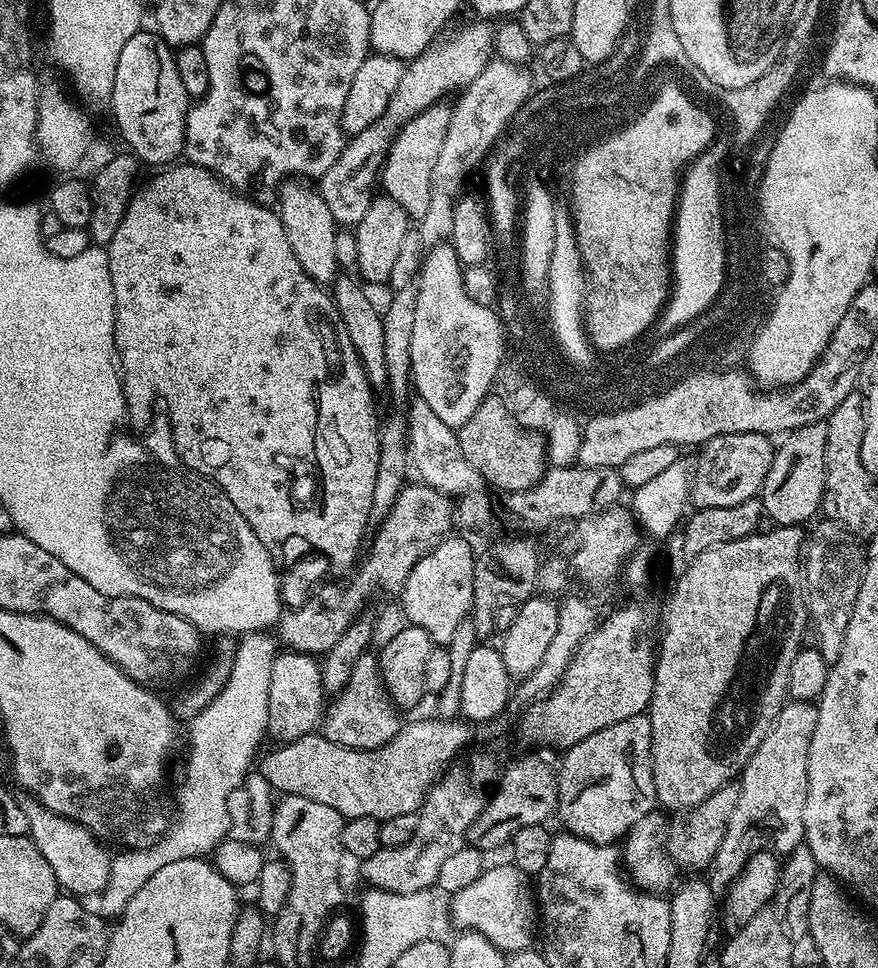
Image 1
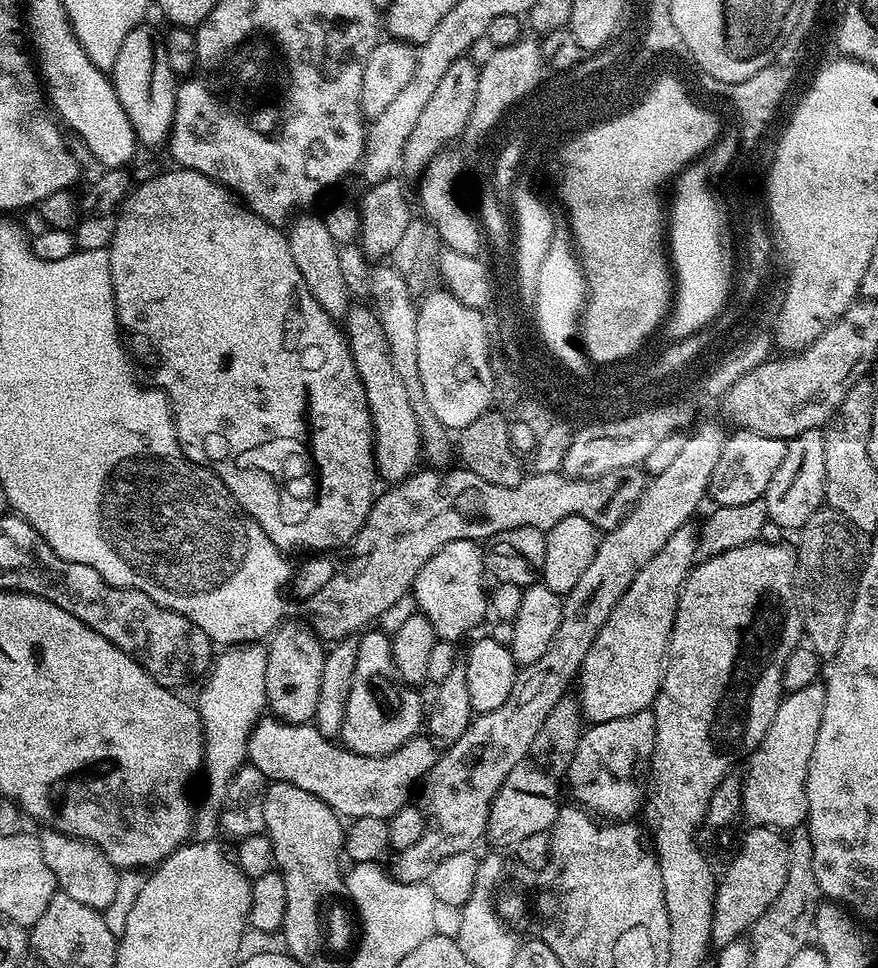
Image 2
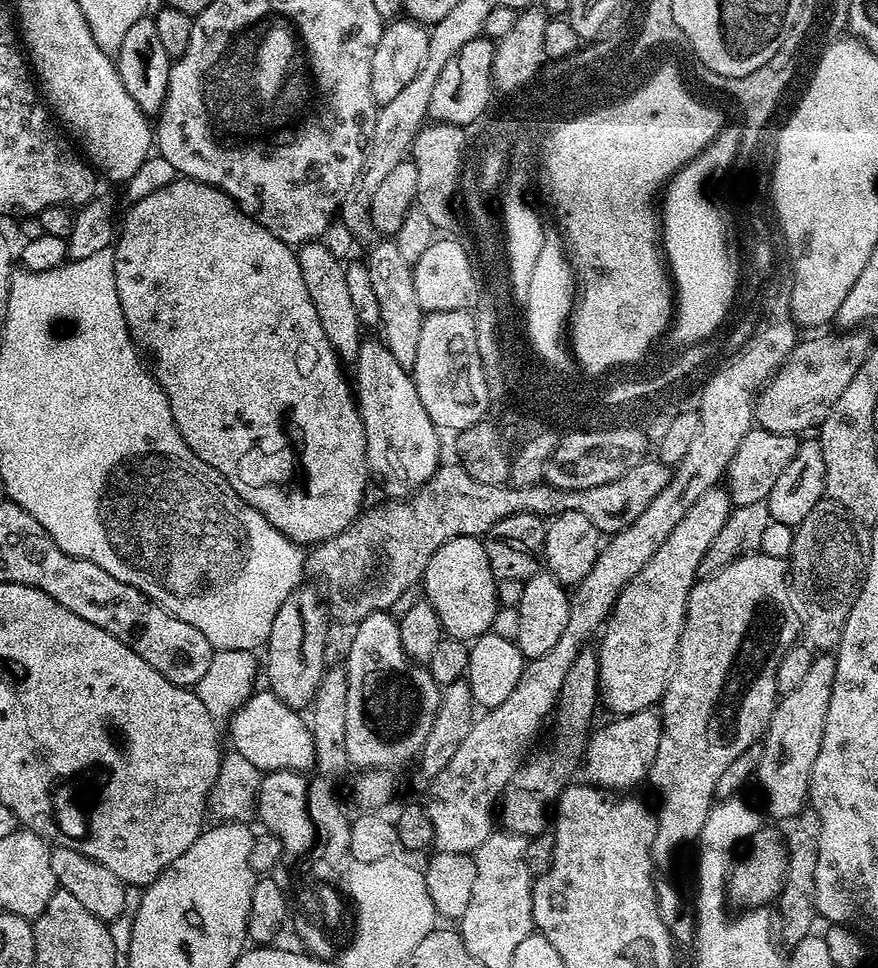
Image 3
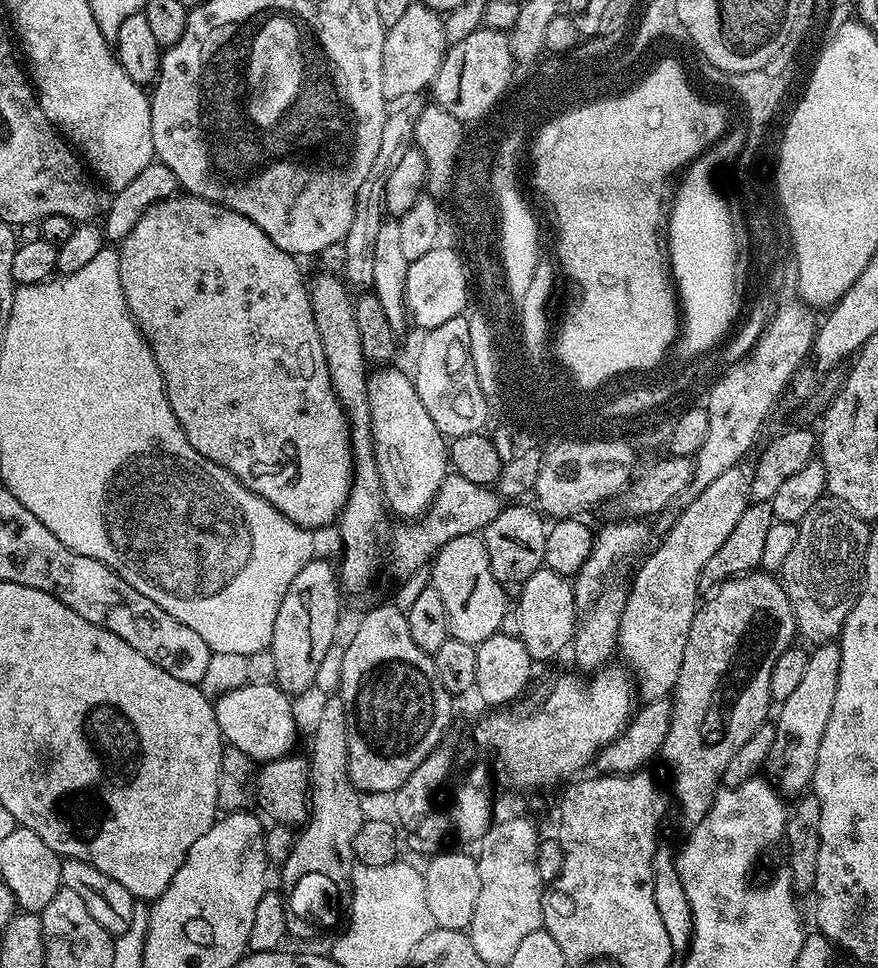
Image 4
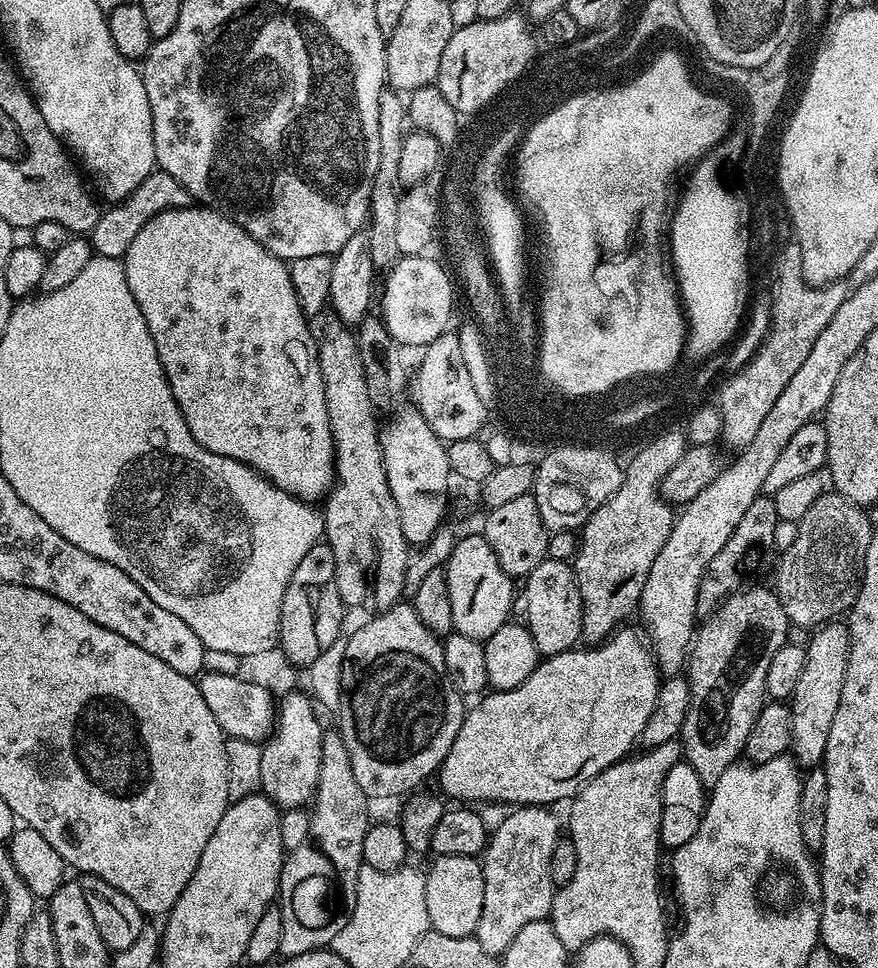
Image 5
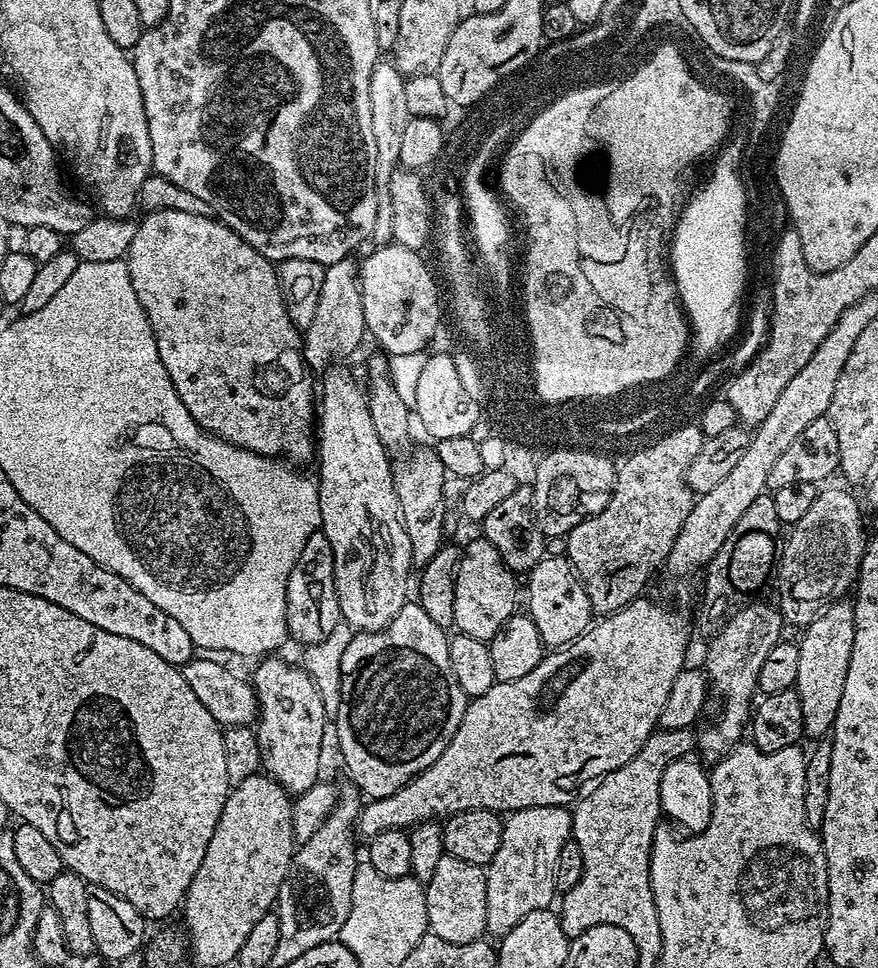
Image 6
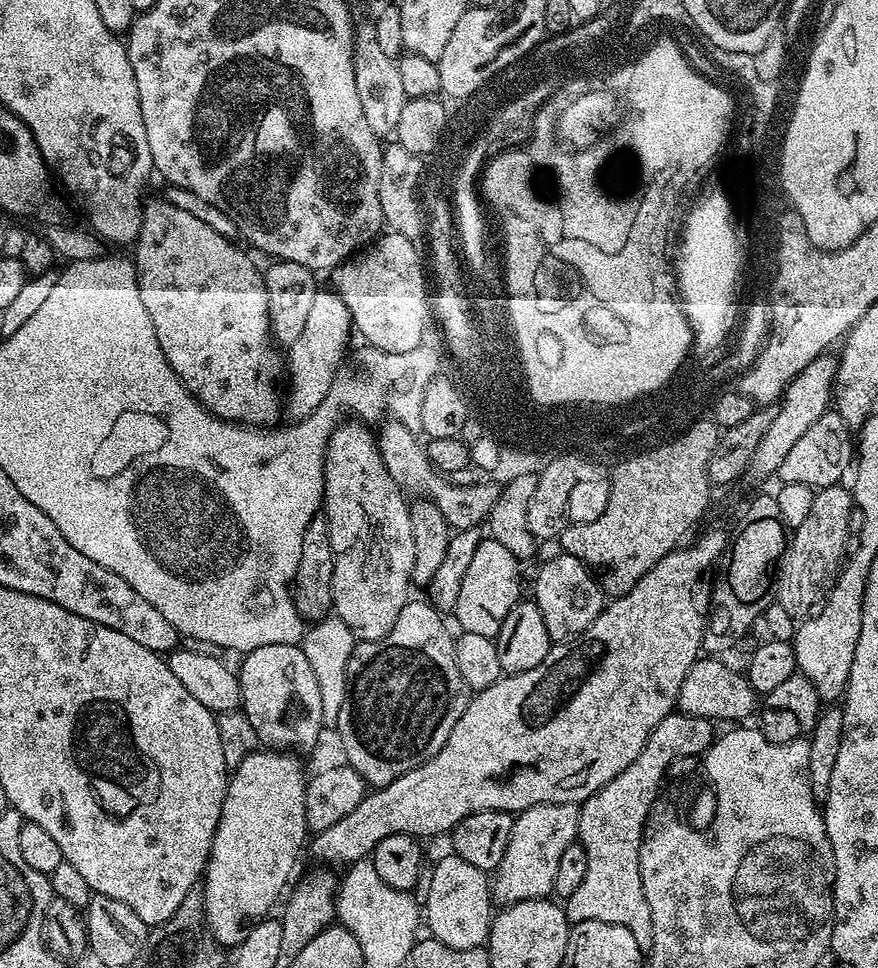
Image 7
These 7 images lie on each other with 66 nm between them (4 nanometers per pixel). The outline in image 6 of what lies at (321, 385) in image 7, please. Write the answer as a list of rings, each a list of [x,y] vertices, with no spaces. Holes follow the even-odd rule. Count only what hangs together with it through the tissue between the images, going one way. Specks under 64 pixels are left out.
[[[352,258],[339,260],[324,269],[322,294],[318,294],[318,310],[314,314],[314,322],[310,322],[302,336],[305,361],[309,369],[317,370],[316,368],[320,367],[323,369],[335,361],[332,360],[335,356],[350,355],[364,338],[366,339],[366,329],[358,264]]]

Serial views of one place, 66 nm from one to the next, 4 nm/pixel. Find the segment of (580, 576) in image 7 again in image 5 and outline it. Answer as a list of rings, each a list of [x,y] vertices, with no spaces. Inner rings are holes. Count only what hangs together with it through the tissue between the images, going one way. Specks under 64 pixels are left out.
[[[546,558],[528,576],[523,577],[524,589],[519,589],[518,600],[524,603],[522,623],[530,630],[534,646],[538,646],[541,657],[571,652],[582,640],[582,594],[578,590],[576,573],[566,559]]]

